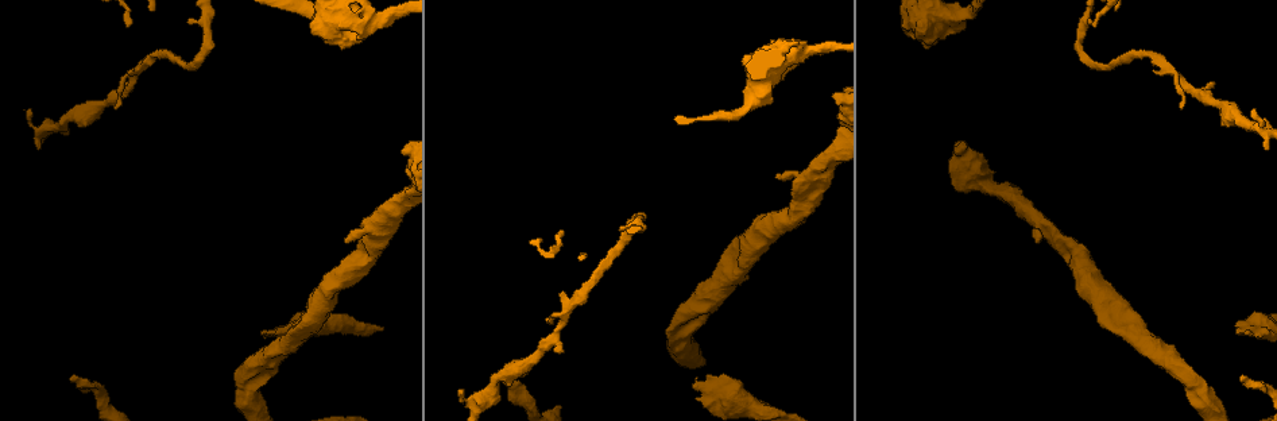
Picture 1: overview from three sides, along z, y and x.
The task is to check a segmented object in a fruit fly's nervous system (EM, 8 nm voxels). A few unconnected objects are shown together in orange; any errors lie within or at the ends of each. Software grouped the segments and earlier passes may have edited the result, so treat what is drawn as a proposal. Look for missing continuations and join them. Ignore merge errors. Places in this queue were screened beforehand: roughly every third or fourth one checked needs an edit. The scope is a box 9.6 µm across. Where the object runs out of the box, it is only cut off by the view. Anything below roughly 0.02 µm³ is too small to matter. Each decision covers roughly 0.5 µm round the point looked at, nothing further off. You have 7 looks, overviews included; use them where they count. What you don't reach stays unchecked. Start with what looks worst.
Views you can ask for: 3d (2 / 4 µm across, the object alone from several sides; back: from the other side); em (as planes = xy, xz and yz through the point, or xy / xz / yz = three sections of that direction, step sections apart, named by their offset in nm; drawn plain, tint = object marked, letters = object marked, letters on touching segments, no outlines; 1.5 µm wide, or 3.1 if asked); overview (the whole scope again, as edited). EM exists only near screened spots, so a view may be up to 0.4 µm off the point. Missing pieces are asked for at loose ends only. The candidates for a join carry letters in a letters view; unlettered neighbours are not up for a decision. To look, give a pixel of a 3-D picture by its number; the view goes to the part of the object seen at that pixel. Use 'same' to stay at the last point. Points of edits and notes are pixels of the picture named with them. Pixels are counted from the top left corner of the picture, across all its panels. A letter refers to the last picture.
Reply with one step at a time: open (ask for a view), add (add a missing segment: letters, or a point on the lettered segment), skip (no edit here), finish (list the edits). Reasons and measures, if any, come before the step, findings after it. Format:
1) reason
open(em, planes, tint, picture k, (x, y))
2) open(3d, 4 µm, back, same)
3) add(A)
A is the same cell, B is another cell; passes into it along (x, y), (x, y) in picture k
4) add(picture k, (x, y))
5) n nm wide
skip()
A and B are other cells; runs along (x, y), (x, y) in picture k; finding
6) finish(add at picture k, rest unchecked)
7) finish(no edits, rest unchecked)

branch stops here
open(em, planes, letters, picture 1, (1181, 106))

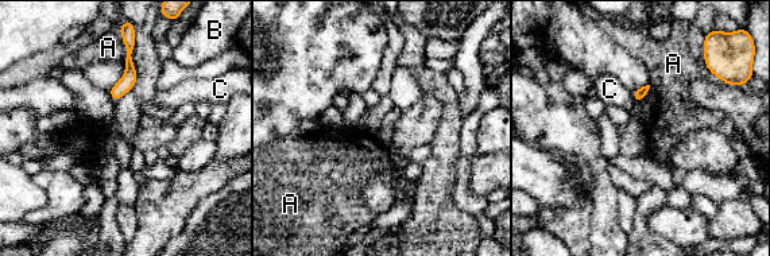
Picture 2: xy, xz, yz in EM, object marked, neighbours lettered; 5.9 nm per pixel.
skip()
A, B and C are other cells; runs along (127, 24), (128, 80), (115, 96) in picture 2; no lettered segment goes on from it

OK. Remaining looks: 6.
an open end
open(3d, 4 µm, picture 1, (31, 108))

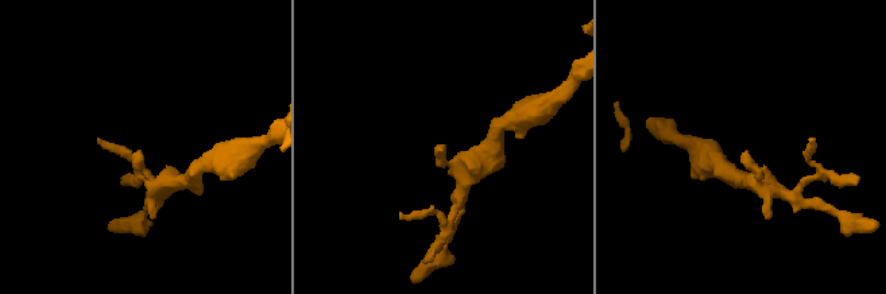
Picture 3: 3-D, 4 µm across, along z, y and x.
now the EM
open(em, planes, letters, picture 3, (439, 149))

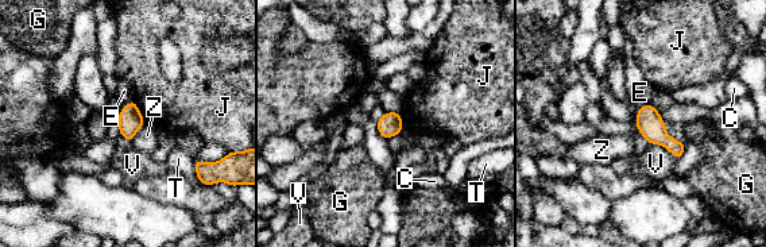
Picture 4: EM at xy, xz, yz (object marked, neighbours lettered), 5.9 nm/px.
140 nm wide
skip()
C, E, G, J, T, V and Z are other cells; border along (144, 123), (130, 142) in picture 4; none of them fits

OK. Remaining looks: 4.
branch stops here
open(em, planes, letters, picture 1, (621, 231))

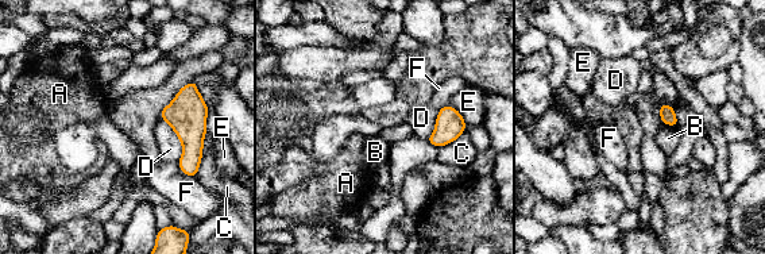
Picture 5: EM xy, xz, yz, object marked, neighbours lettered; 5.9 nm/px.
skip()
A, B, C, D, E and F are other cells; border along (661, 122), (677, 126) in picture 5; none of them fits

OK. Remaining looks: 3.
finish(no edits, rest unchecked)

